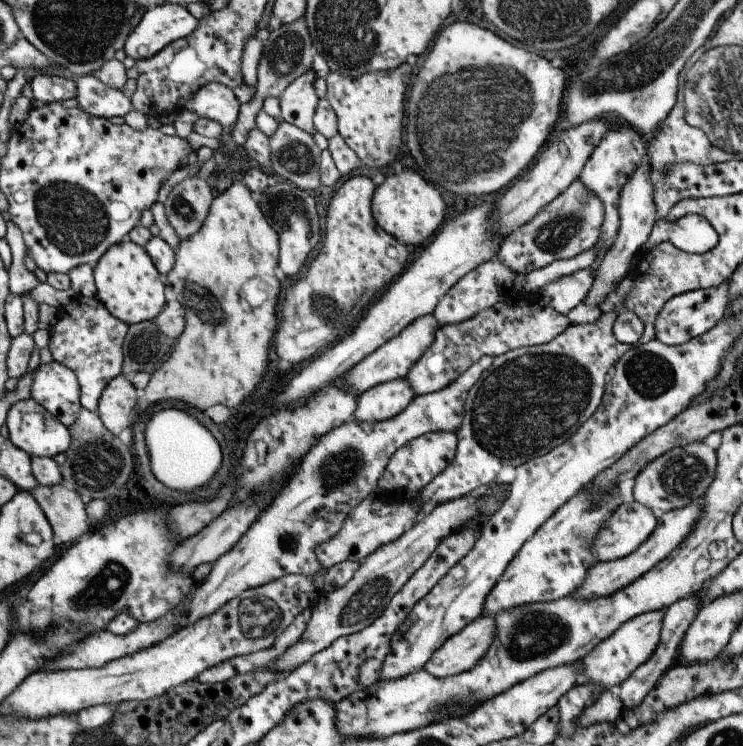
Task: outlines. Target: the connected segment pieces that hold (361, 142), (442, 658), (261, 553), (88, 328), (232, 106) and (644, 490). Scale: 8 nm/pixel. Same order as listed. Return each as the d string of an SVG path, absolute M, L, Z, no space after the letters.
M401 64L387 72L365 72L361 76L341 76L329 72L325 77L324 99L329 102L336 118L336 130L345 145L367 168L383 168L389 164L401 146L403 99L409 82L409 64Z
M480 615L462 630L453 634L440 648L437 648L423 670L436 678L456 676L475 666L487 652L493 638L493 616Z
M481 356L454 382L439 391L414 396L402 412L389 420L361 422L361 420L352 419L322 435L305 454L293 478L283 485L283 488L277 492L277 496L264 508L233 548L215 560L213 569L206 578L191 590L184 610L179 613L179 617L176 617L176 627L194 624L197 620L217 611L217 608L221 608L223 604L227 604L241 592L261 587L285 574L303 574L303 576L315 578L315 574L322 568L314 554L317 544L333 538L337 530L341 528L341 520L345 520L345 516L349 515L349 510L355 508L361 500L373 495L377 480L397 448L401 448L403 444L409 443L409 440L425 435L427 432L455 433L457 431L457 428L461 426L463 402L473 384L480 380L481 374L491 365L491 362L491 357Z
M75 296L60 309L57 322L49 331L49 354L53 361L65 365L75 373L79 385L80 405L89 412L96 414L103 389L121 372L127 327L124 322L113 318L96 297Z
M215 82L207 83L192 93L181 111L193 111L199 118L214 120L226 129L235 123L239 108L240 104L232 90Z
M693 442L685 446L676 447L664 454L661 454L658 458L651 460L635 477L635 484L633 485L633 501L649 508L649 510L655 513L663 511L671 511L674 509L682 508L695 500L695 498L702 498L709 487L709 484L715 477L716 466L716 452L705 446L703 442Z

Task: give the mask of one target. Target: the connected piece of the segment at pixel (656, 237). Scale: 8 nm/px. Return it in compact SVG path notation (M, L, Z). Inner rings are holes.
M686 214L674 221L656 219L642 251L651 250L661 242L668 242L685 253L702 254L718 242L709 222L697 214Z

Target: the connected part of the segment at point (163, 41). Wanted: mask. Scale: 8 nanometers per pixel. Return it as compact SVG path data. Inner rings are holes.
M163 4L149 8L127 35L122 50L134 61L151 58L167 44L190 35L197 21L184 6Z

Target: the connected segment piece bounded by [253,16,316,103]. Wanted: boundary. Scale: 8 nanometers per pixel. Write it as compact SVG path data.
M301 16L295 22L281 23L281 26L273 35L267 34L265 36L265 49L256 67L256 84L253 98L257 100L257 103L265 100L267 96L278 98L281 92L295 78L298 78L303 72L307 72L307 70L312 70L311 63L316 51L313 49L303 18Z

